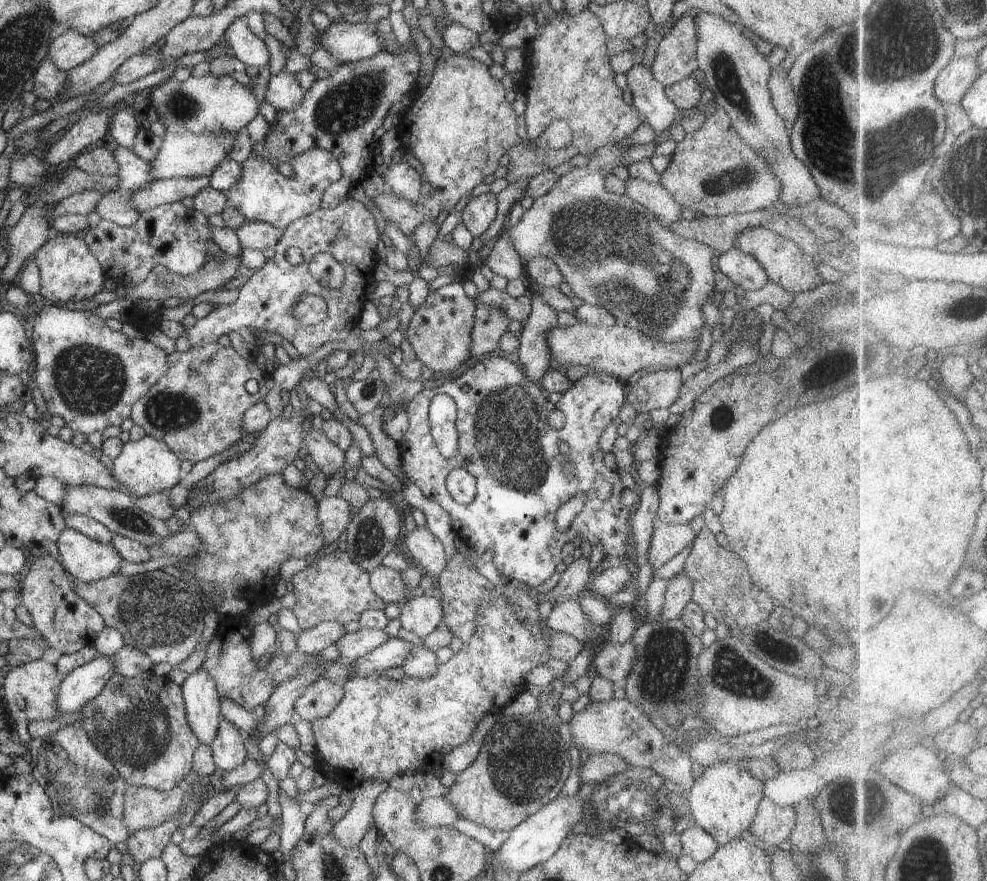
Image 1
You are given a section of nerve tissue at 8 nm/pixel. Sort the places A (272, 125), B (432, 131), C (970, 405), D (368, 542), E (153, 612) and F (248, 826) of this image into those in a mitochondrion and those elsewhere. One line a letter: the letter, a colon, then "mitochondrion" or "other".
A: other
B: other
C: other
D: mitochondrion
E: mitochondrion
F: other

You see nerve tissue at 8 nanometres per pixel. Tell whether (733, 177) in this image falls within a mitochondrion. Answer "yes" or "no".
yes

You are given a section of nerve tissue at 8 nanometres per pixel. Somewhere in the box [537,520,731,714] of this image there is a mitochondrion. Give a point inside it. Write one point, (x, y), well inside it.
(664, 674)

